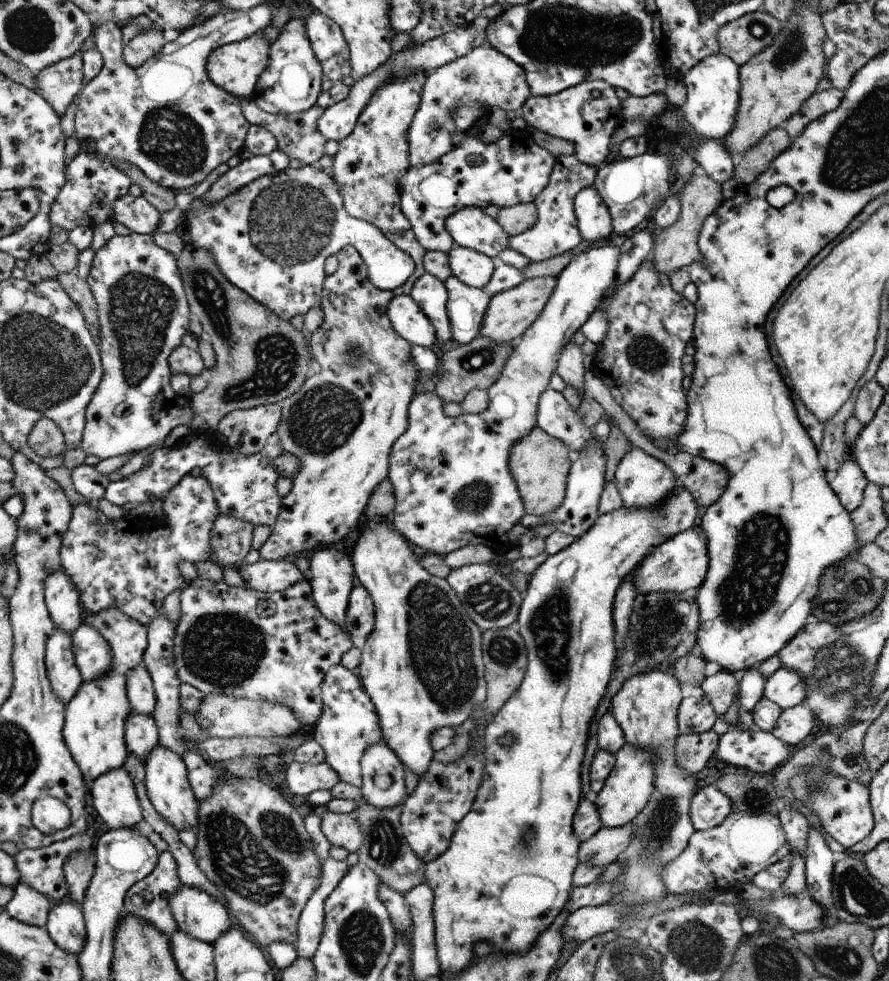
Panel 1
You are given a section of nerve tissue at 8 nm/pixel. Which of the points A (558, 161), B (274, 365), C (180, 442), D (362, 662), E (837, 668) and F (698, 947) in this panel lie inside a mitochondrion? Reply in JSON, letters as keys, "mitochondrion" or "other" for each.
{"A":"other","B":"mitochondrion","C":"other","D":"other","E":"mitochondrion","F":"mitochondrion"}

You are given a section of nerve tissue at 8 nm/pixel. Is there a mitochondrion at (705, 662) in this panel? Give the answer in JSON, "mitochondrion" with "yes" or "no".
{"mitochondrion":"no"}

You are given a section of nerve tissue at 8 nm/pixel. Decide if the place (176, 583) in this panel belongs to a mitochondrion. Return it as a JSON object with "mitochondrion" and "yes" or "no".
{"mitochondrion":"no"}

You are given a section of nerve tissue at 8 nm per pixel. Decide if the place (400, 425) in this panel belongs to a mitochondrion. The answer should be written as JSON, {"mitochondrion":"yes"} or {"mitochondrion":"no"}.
{"mitochondrion":"no"}

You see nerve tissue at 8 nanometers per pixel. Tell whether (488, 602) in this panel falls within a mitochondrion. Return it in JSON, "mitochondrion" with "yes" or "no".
{"mitochondrion":"yes"}

